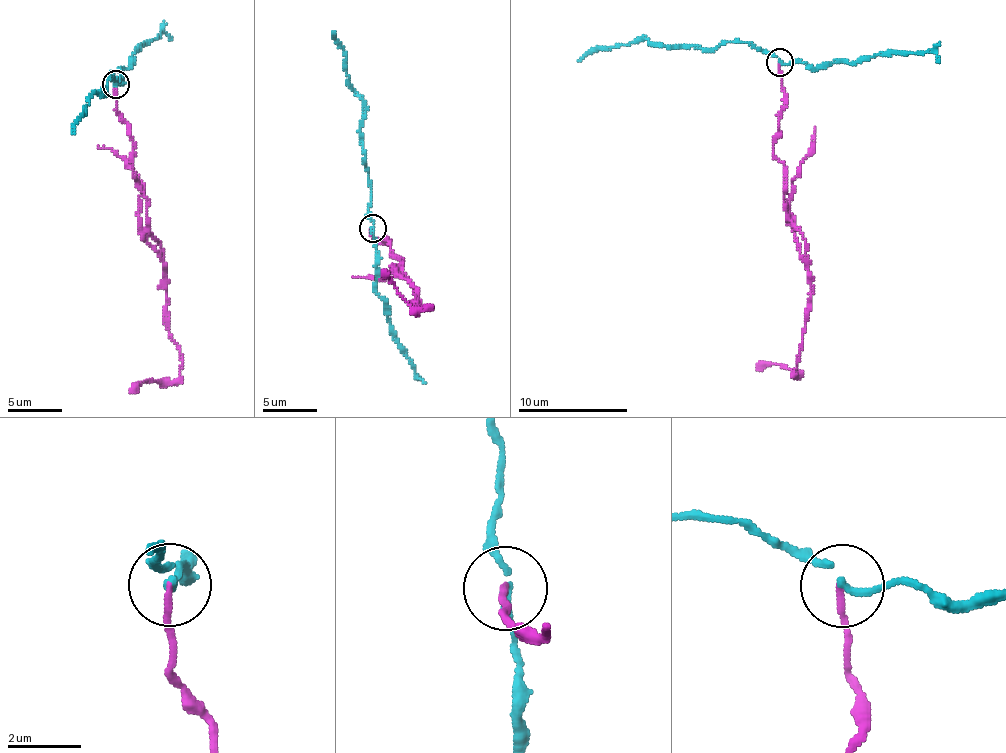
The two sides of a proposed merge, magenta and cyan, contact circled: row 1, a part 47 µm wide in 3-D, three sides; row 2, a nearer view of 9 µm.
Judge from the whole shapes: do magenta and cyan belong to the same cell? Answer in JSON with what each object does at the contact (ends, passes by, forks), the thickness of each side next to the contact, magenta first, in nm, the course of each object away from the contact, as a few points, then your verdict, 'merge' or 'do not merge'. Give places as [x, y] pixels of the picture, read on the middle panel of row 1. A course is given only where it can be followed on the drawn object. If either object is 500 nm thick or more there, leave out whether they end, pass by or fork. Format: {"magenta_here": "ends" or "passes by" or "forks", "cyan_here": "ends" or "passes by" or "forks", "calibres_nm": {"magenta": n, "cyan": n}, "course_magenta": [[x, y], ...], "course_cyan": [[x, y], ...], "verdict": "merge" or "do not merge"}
{"magenta_here": "ends", "cyan_here": "passes by", "calibres_nm": {"magenta": 170, "cyan": 170}, "course_magenta": [[373, 227], [375, 240], [388, 240], [401, 258], [417, 310], [433, 308], [413, 308], [381, 271]], "course_cyan": [[373, 227], [368, 209], [371, 191], [360, 131], [362, 99], [346, 75], [346, 52], [332, 31]], "verdict": "do not merge"}

